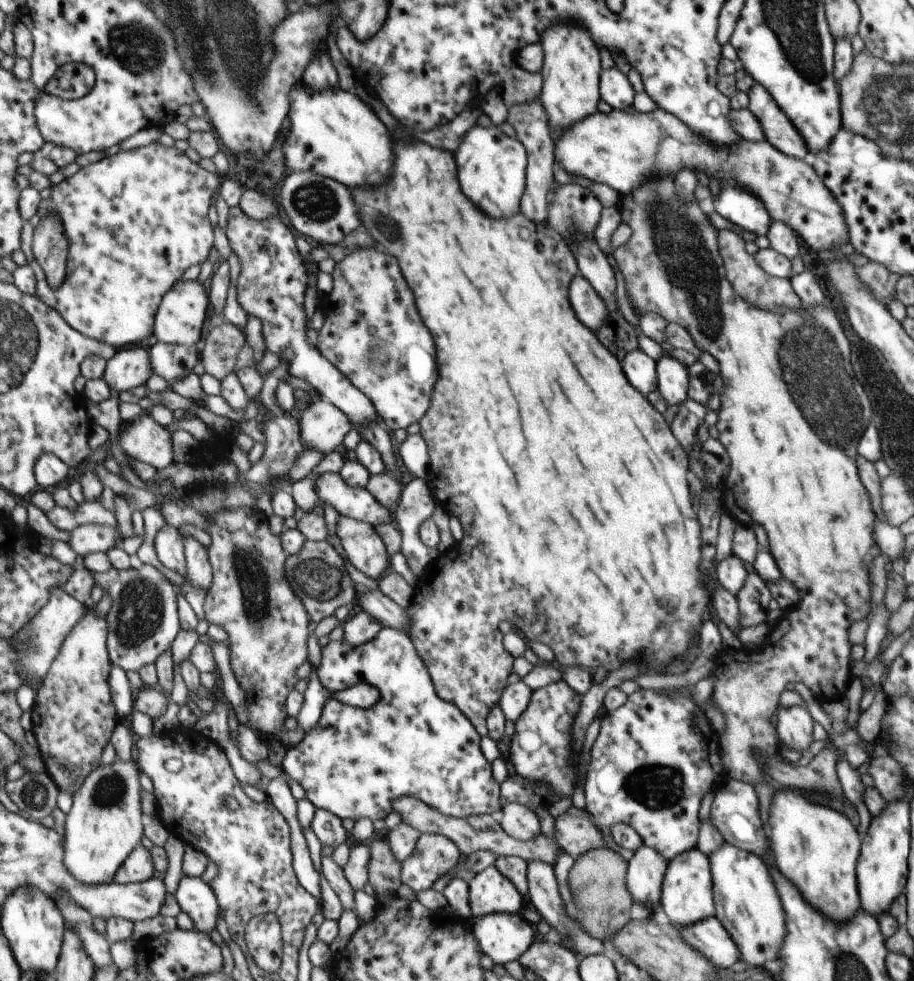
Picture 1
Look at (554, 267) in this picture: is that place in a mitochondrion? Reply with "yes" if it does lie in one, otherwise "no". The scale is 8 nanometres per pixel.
yes

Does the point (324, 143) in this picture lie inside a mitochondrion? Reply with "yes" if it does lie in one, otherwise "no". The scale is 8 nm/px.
no

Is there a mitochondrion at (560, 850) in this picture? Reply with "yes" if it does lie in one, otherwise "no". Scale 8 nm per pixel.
no

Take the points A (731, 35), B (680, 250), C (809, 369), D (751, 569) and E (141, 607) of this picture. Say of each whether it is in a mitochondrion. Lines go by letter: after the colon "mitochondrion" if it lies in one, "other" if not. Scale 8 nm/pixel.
A: other
B: mitochondrion
C: mitochondrion
D: other
E: mitochondrion

